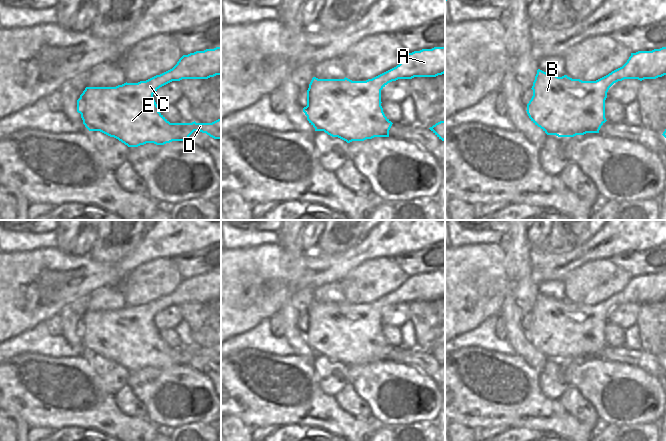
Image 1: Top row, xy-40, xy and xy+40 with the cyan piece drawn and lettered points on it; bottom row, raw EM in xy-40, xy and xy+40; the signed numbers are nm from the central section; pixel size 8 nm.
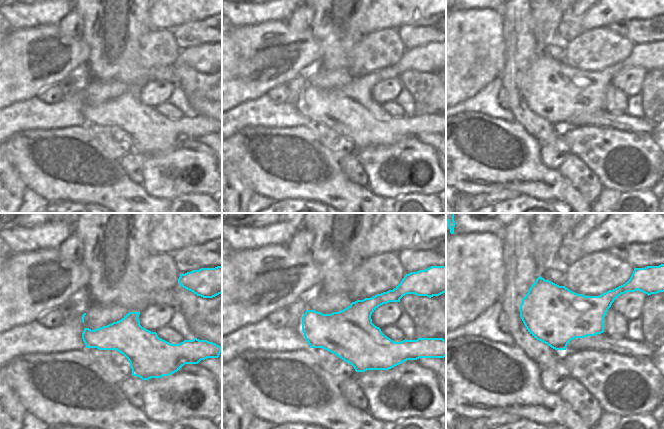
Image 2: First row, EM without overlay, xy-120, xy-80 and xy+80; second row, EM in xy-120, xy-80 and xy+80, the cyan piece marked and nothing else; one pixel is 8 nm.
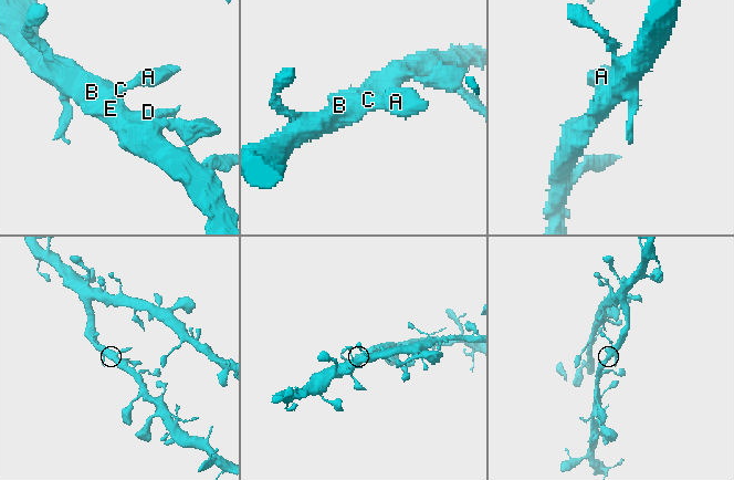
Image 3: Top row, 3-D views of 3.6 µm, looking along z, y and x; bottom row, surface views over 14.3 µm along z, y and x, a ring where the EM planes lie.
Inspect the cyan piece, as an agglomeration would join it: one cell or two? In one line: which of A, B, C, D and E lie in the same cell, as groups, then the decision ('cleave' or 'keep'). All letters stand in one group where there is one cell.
groups A B C D E; keep

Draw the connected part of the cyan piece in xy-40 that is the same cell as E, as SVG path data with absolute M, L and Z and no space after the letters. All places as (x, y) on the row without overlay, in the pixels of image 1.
M221 271L183 279L170 294L138 307L124 307L116 311L86 311L77 324L77 336L89 355L100 355L114 361L128 371L146 367L164 369L172 365L189 365L194 355L221 363L221 343L212 347L170 347L160 336L153 318L162 310L182 303L208 303L221 299Z

